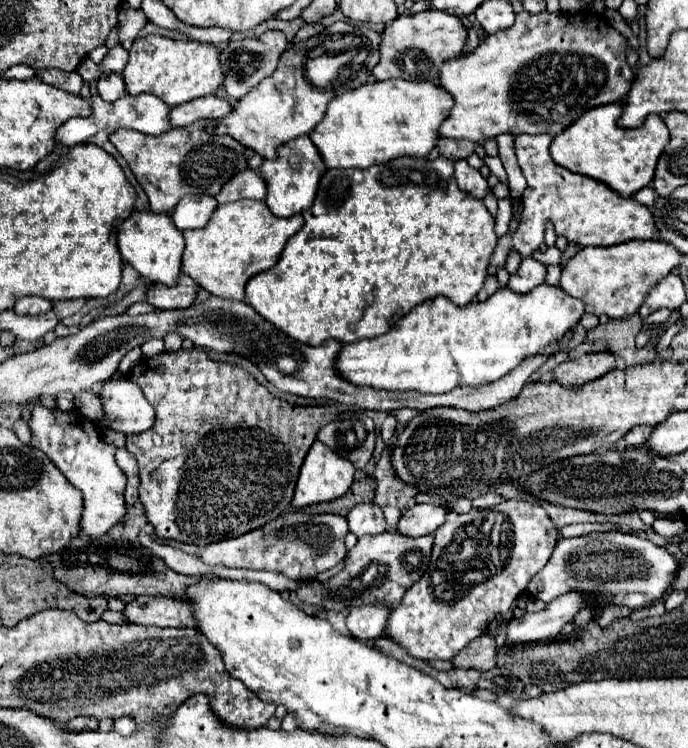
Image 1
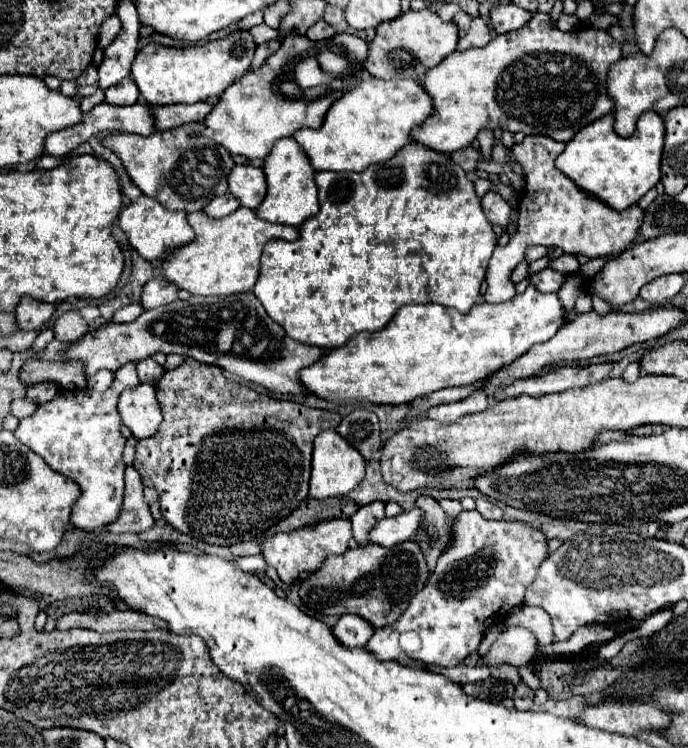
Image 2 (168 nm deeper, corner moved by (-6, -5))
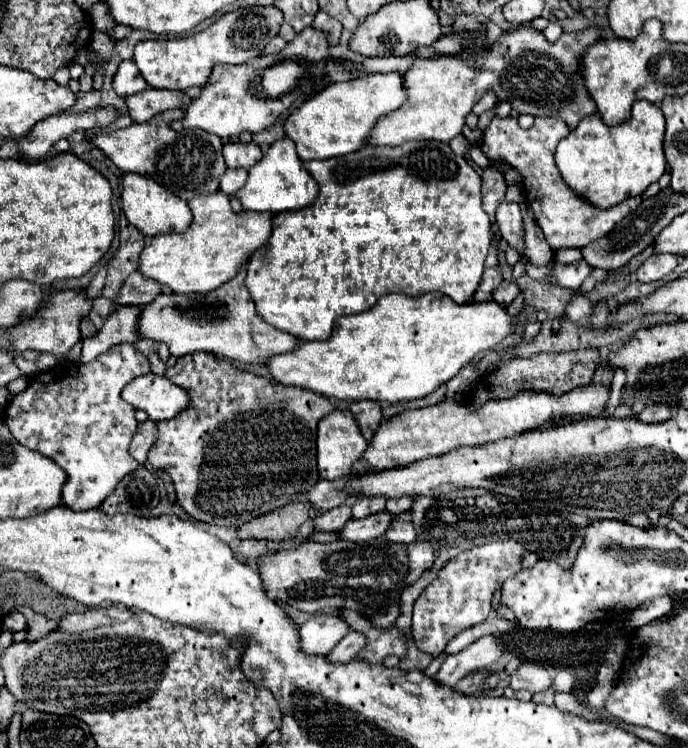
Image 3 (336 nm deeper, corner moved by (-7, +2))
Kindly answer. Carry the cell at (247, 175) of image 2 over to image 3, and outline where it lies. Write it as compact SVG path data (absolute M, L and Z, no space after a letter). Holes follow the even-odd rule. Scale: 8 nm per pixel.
M228 142L224 144L224 158L228 168L250 170L262 158L262 150L256 142Z

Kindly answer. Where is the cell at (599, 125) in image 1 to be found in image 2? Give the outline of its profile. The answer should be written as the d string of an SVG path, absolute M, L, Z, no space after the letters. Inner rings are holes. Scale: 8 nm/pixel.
M647 111L639 117L635 135L619 137L613 129L613 121L613 115L607 115L587 125L587 129L581 129L555 159L555 167L575 181L583 191L599 197L615 211L623 211L635 205L661 179L665 125L655 111Z

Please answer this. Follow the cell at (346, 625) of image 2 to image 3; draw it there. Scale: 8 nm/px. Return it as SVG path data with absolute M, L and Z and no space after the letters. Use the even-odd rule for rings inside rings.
M336 614L314 616L300 626L300 648L306 654L328 654L344 636L348 634L348 624Z

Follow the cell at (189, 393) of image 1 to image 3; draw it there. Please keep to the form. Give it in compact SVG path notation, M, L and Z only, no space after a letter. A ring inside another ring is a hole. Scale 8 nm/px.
M212 354L180 356L166 378L190 394L190 408L172 420L158 422L158 440L148 452L156 468L164 468L176 486L178 504L198 522L238 528L252 518L300 502L320 480L316 468L316 424L334 410L334 404L306 388L272 384L266 378L244 372L238 366L218 362Z

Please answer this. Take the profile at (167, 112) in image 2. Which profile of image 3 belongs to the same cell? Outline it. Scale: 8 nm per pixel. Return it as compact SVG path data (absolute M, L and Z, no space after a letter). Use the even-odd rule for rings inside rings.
M146 88L140 94L132 94L126 98L128 114L134 122L146 122L148 118L170 110L170 108L186 108L190 98L178 90L156 90Z

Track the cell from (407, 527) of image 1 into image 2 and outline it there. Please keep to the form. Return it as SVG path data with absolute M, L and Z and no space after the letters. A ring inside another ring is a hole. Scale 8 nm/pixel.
M417 507L411 509L409 513L401 513L393 519L383 519L377 523L377 527L371 531L371 543L391 547L397 545L399 541L411 541L415 533L419 531L419 523L423 525L423 511Z

